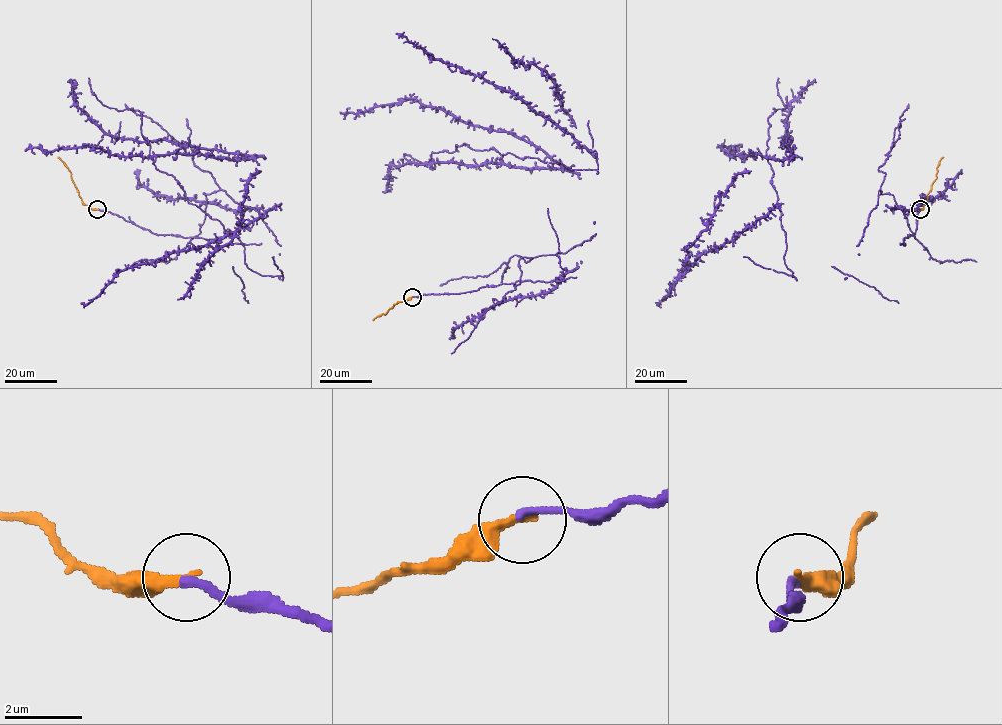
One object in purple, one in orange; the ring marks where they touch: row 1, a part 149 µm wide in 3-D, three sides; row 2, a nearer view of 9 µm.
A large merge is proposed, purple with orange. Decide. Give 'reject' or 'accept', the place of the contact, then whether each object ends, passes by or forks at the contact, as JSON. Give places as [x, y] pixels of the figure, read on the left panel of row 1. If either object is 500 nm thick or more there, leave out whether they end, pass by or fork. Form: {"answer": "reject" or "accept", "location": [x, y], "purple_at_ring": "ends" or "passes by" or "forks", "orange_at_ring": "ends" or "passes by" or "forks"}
{"answer": "accept", "location": [97, 209], "purple_at_ring": "ends", "orange_at_ring": "ends"}

